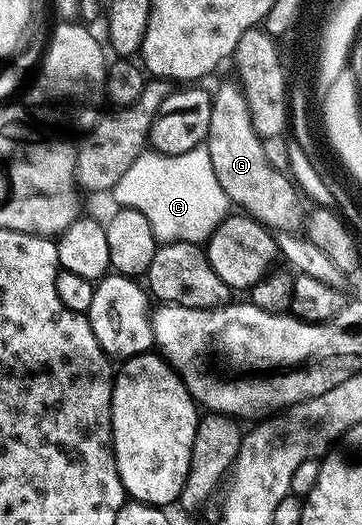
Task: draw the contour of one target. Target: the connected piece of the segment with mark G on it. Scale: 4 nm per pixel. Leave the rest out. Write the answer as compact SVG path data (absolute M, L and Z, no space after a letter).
M234 83L222 85L218 90L213 90L210 106L212 119L204 144L212 159L212 171L216 171L220 187L224 187L224 195L228 195L230 202L237 208L239 205L242 208L239 210L245 216L254 218L267 229L297 234L304 225L300 190L286 173L276 171L276 167L264 159L262 137L251 125L242 90Z

